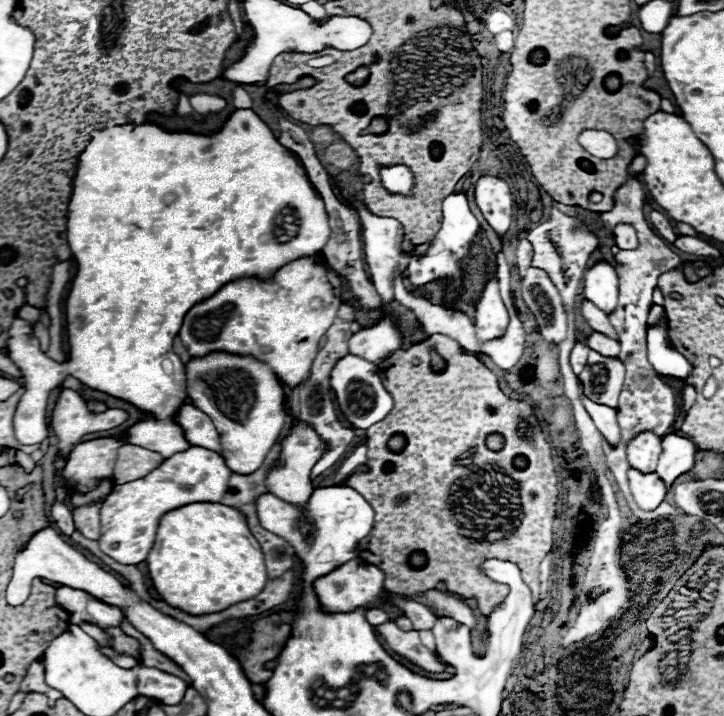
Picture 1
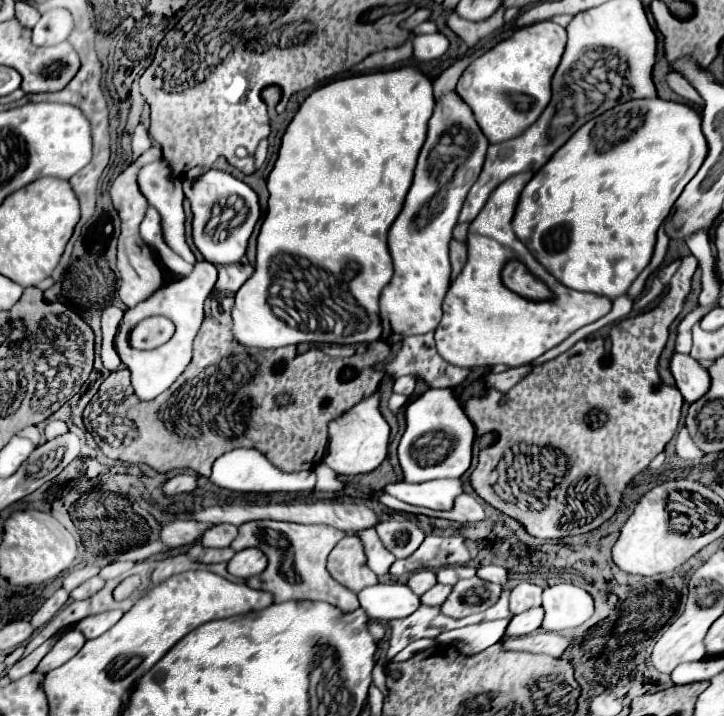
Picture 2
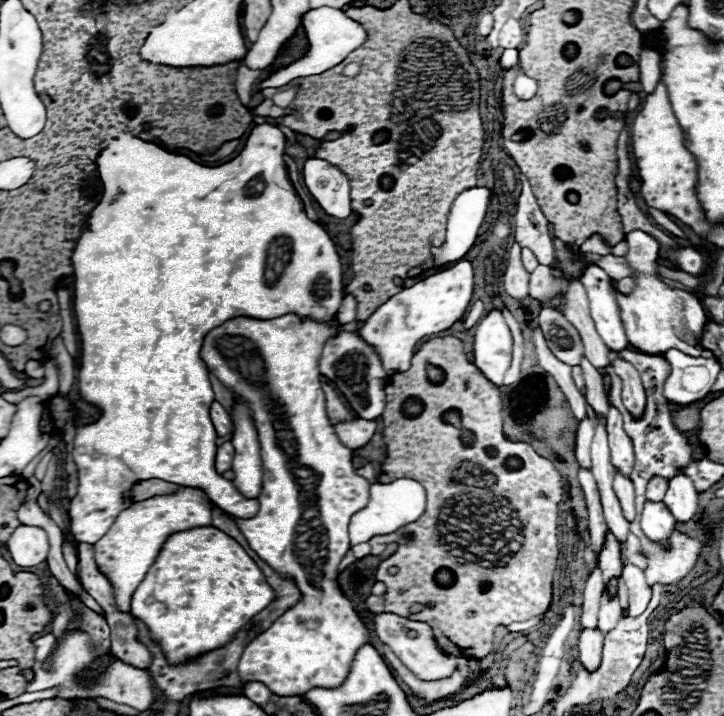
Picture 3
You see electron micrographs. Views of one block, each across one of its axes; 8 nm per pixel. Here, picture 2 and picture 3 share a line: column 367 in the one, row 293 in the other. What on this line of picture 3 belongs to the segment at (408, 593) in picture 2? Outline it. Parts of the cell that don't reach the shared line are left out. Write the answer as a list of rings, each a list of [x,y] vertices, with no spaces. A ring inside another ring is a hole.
[[[588,264],[582,272],[582,284],[586,286],[590,298],[590,314],[594,326],[610,352],[622,352],[628,348],[628,338],[620,320],[620,310],[610,284],[610,276],[598,266]]]

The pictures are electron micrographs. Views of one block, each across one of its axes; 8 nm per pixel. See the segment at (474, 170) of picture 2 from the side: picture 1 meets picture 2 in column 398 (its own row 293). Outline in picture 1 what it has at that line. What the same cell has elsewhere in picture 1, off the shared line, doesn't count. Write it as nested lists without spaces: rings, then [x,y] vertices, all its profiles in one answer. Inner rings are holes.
[[[304,256],[278,268],[270,280],[244,276],[224,284],[214,296],[186,312],[178,338],[192,356],[204,356],[212,350],[256,356],[294,388],[308,378],[318,342],[332,326],[340,302],[342,282],[328,262],[322,256]]]

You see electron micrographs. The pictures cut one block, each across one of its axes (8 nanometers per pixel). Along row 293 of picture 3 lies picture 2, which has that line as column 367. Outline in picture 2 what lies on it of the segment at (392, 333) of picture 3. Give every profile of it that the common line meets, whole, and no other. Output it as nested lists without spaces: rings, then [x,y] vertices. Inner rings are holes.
[[[364,400],[340,418],[330,422],[328,448],[324,462],[336,474],[366,474],[376,470],[388,454],[388,440],[384,440],[384,418],[378,410],[378,400]]]

